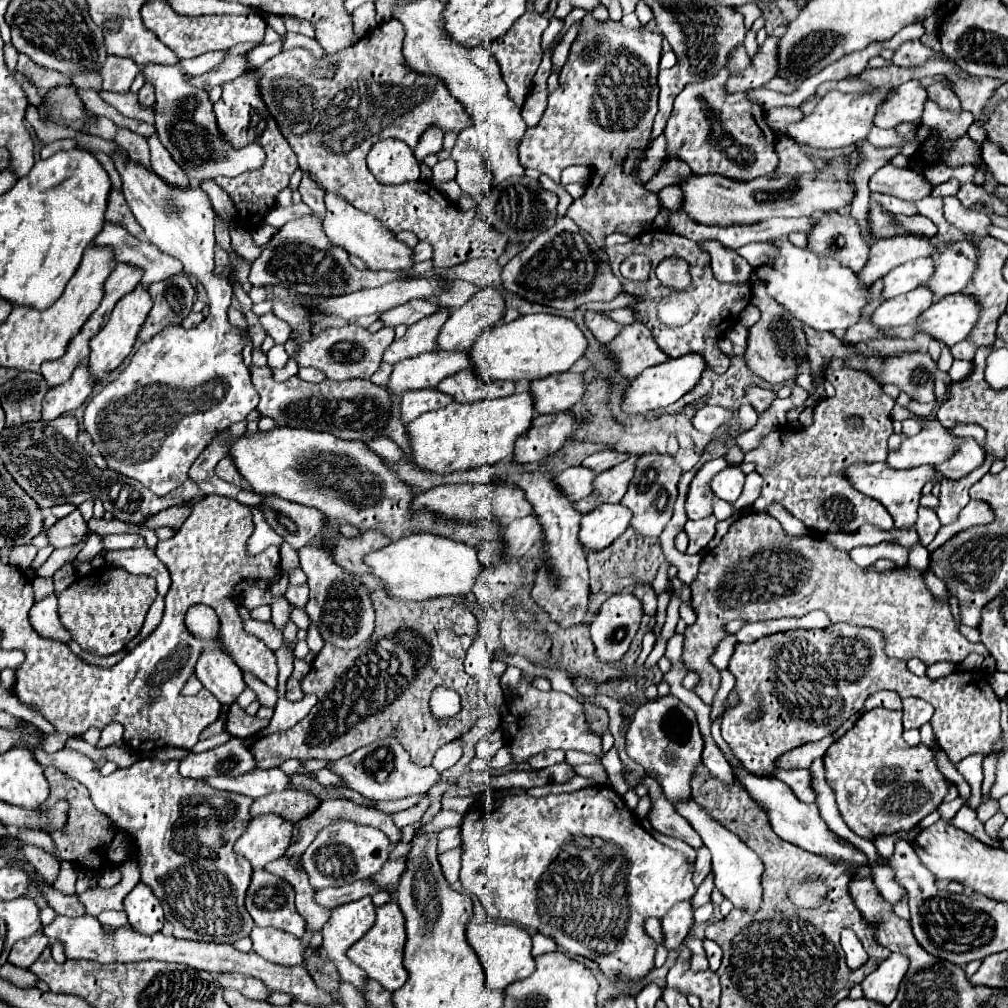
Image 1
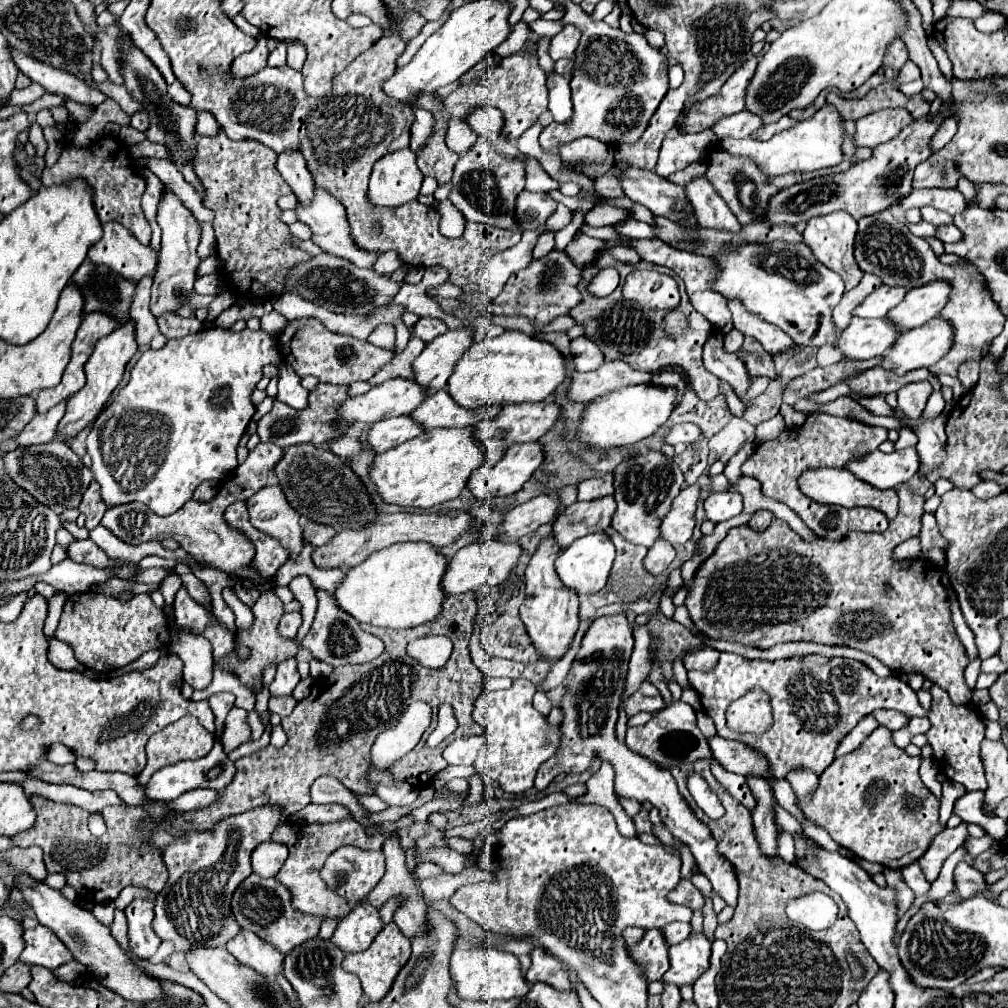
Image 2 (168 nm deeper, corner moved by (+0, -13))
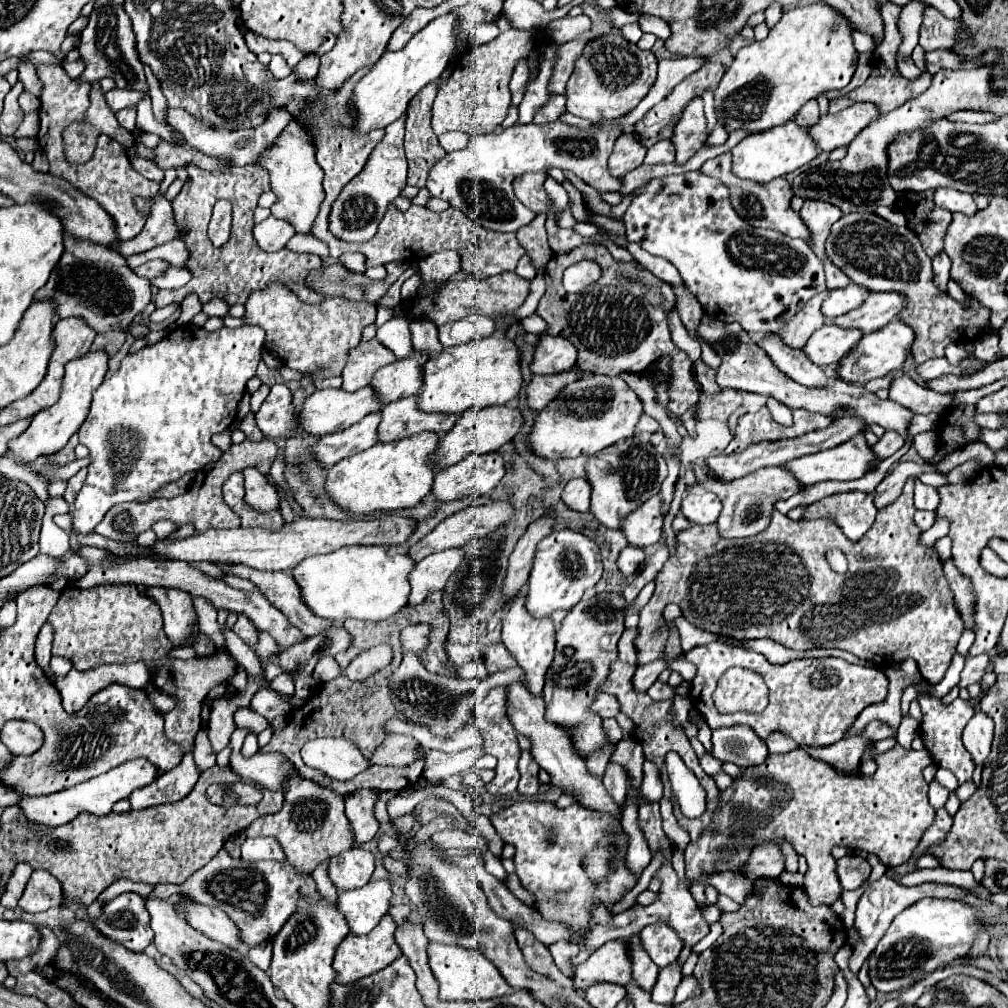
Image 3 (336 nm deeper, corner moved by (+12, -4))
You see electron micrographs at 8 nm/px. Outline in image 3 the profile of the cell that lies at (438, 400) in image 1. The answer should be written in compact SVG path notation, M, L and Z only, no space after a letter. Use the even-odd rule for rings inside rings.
M376 411L376 413L366 415L360 423L356 423L344 431L338 431L334 435L324 435L310 447L312 457L324 469L328 469L348 455L366 451L368 447L376 445L376 429L378 429L380 417L382 417L382 413Z

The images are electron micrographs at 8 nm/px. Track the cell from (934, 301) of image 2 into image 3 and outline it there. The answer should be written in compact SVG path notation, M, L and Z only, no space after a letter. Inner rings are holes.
M870 293L864 299L864 303L860 303L856 309L840 317L826 319L826 323L838 325L842 329L860 329L862 333L872 333L888 325L892 319L896 319L898 311L902 309L902 303L904 303L902 295Z

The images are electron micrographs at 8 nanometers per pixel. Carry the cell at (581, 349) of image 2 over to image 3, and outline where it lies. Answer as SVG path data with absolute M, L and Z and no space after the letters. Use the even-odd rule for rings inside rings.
M544 337L538 341L530 371L534 375L556 375L572 369L578 351L568 339L562 337Z

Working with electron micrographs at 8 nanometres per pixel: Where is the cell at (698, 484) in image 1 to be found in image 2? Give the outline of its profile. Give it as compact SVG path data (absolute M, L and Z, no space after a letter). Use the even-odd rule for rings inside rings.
M692 484L684 488L672 504L672 510L662 518L662 538L672 544L684 544L692 538L692 530L696 526L696 502L700 498L700 486Z

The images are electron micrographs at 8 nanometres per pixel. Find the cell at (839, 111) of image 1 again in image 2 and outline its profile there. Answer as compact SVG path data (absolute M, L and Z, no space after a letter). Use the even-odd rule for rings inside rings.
M824 104L812 118L798 122L796 126L772 136L768 142L760 140L734 140L734 138L722 138L720 144L730 154L742 154L750 156L760 164L762 172L768 172L768 176L780 176L786 172L812 172L818 168L838 166L844 160L842 142L844 142L844 118L832 104Z

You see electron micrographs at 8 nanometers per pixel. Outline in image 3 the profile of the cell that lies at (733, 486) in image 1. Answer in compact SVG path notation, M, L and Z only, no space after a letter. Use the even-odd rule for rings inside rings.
M688 493L682 499L682 515L692 525L710 525L718 519L722 503L718 503L714 493Z

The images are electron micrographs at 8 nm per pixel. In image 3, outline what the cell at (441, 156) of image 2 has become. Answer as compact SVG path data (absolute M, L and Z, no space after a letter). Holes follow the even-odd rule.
M428 83L408 105L408 113L406 113L406 137L404 137L404 149L406 149L406 159L408 159L408 181L406 185L414 185L418 189L422 189L422 183L426 183L426 175L430 171L430 167L442 159L446 155L446 151L442 149L442 145L438 143L436 133L432 131L432 103L436 99L438 93L438 85L436 83Z

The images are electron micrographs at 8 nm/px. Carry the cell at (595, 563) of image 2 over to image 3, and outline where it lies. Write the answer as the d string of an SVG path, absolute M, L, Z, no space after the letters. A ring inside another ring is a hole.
M570 529L552 531L544 537L534 555L534 565L526 583L526 609L532 617L552 617L556 611L572 609L602 577L600 551L586 535Z

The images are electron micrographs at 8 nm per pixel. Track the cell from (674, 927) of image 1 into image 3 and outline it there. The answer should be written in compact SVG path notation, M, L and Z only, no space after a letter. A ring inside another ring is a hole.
M610 941L596 949L590 959L574 969L574 989L588 989L594 983L616 983L628 985L630 979L630 957L622 941Z

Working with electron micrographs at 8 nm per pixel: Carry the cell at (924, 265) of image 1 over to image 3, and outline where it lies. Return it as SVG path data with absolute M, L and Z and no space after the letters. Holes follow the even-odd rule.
M852 283L852 287L846 287L846 289L836 289L824 299L822 315L838 317L838 315L858 307L858 303L862 303L862 299L866 299L866 295L868 293L864 291L864 287L858 287L856 283Z

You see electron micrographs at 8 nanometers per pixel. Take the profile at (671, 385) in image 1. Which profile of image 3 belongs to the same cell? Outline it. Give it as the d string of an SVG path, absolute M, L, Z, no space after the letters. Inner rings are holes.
M584 375L568 383L554 401L538 411L528 435L528 451L542 459L568 459L578 455L594 455L620 439L634 435L634 427L642 415L642 401L620 377Z

